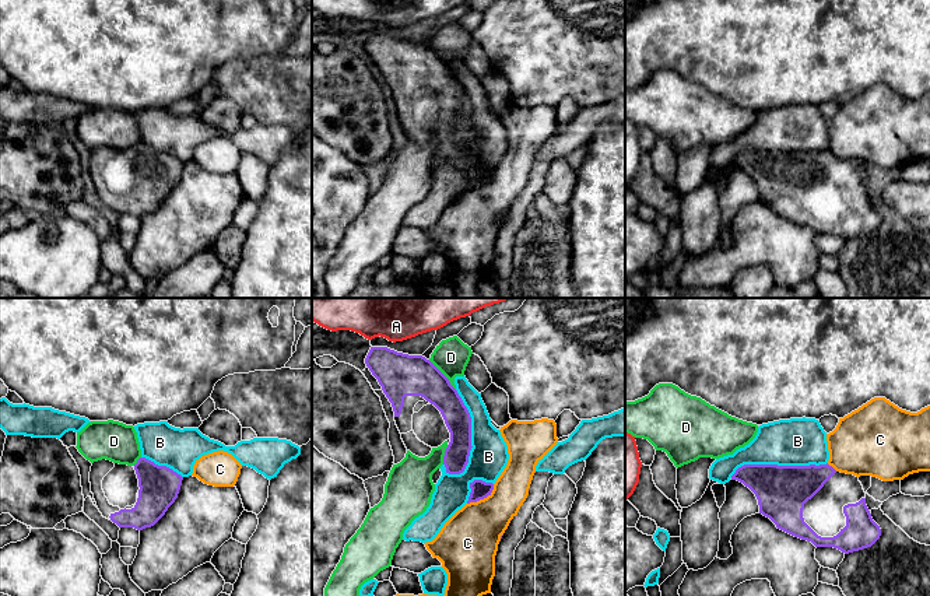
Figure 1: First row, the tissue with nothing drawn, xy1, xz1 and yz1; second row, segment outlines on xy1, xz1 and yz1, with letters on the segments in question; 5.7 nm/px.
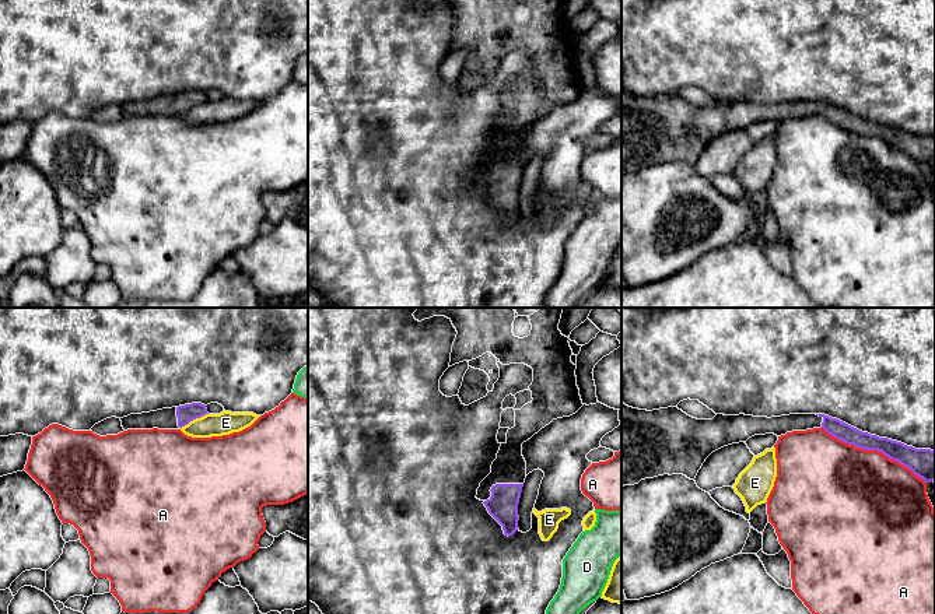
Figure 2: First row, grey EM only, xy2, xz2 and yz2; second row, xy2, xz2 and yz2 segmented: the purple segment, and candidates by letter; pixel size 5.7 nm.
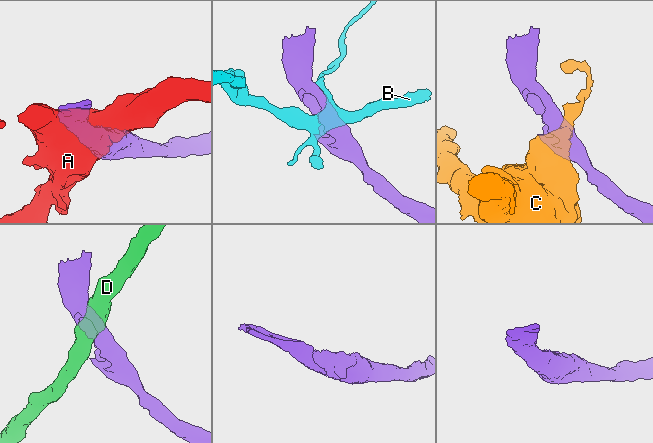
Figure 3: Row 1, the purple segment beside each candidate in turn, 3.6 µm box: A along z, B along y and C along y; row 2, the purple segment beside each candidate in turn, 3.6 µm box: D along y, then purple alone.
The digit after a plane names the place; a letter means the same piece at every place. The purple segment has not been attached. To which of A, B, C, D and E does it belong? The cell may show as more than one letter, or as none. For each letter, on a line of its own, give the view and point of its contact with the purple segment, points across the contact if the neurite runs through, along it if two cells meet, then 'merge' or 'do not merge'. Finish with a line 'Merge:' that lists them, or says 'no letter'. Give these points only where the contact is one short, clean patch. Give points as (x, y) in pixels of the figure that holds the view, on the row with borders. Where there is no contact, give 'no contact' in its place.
A: yz2 (874, 449) | do not merge
B: xz1 (470, 437) | do not merge
C: xz1 (483, 498) | do not merge
D: xz1 (444, 375) | do not merge
E: xy2 (193, 418) | along xy2 (207, 413), (179, 428) | do not merge
Merge: no letter

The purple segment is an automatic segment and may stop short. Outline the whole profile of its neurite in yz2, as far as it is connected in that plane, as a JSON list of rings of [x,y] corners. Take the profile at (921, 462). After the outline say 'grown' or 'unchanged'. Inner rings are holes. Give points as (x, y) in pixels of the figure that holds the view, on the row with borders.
[[[621,400],[621,487],[663,474],[683,474],[694,480],[705,459],[724,446],[746,442],[754,435],[781,436],[787,432],[813,428],[823,428],[831,436],[859,449],[882,452],[910,469],[925,483],[935,483],[935,450],[915,449],[897,441],[879,438],[824,414],[789,414],[771,418],[717,414],[712,420],[697,420],[677,407],[647,411],[628,407]]] | grown

